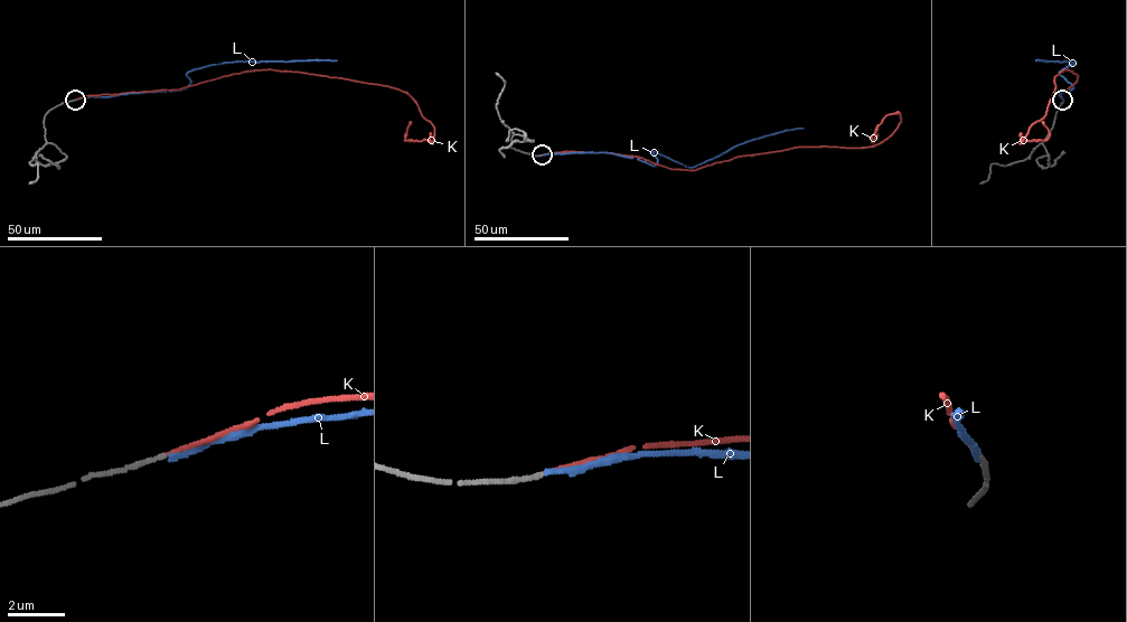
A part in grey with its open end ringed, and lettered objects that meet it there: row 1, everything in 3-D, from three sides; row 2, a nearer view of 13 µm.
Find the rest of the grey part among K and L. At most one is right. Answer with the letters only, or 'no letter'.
K

